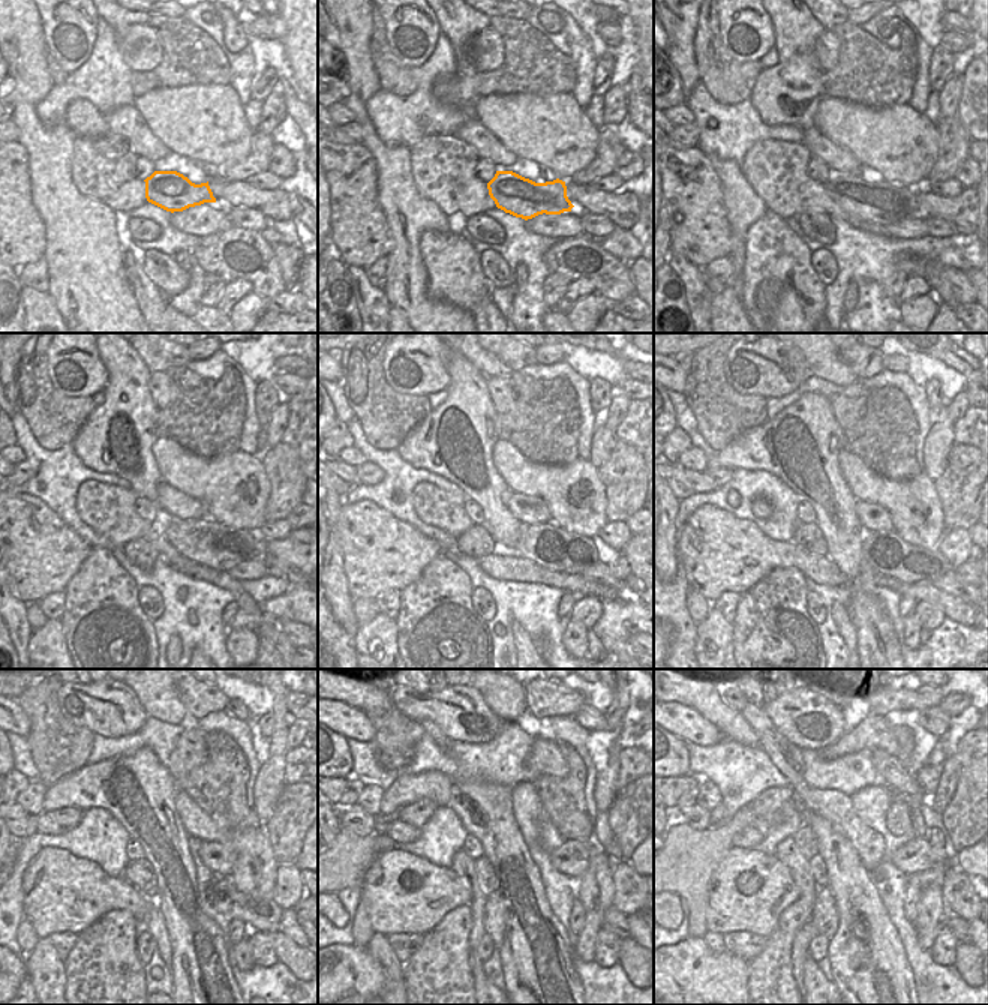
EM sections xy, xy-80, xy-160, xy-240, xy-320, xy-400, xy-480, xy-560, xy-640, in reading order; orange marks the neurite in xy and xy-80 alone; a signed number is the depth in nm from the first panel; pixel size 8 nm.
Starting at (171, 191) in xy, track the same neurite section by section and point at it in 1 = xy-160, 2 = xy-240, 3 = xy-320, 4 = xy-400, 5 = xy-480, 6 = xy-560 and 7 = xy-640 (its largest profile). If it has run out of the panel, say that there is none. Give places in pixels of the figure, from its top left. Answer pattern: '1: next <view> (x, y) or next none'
1: next xy-160 (883, 203)
2: next xy-240 (210, 543)
3: next xy-320 (547, 545)
4: next xy-400 (891, 555)
5: next xy-480 (260, 914)
6: next xy-560 (613, 921)
7: next xy-640 (958, 926)

